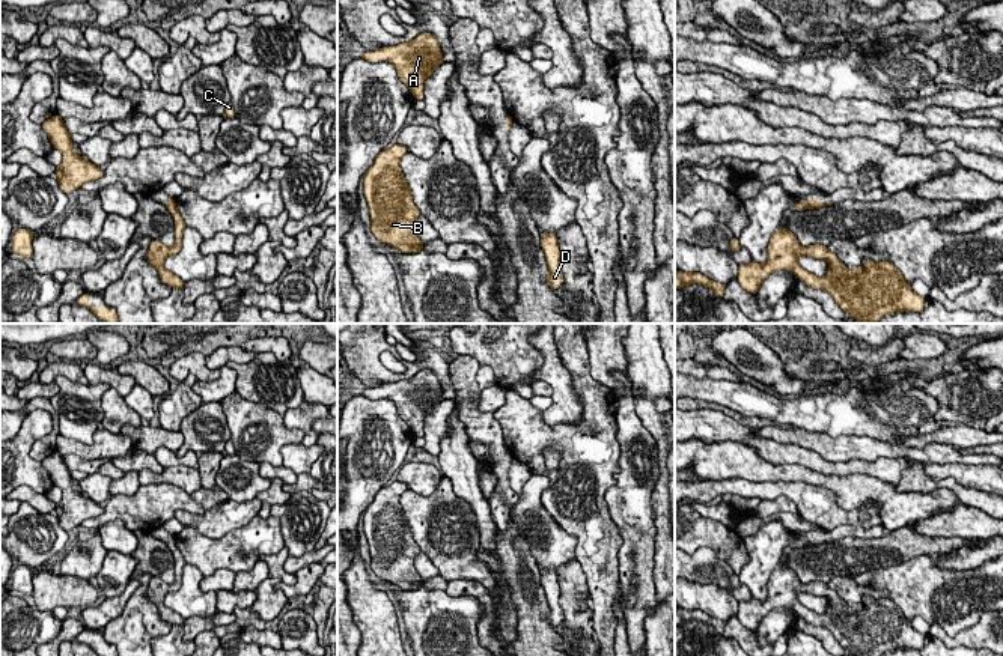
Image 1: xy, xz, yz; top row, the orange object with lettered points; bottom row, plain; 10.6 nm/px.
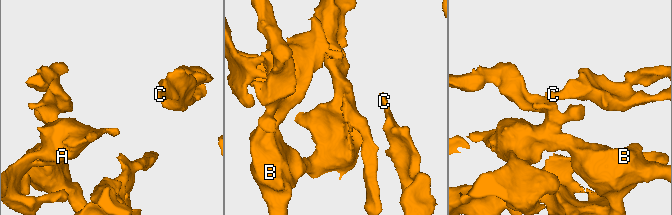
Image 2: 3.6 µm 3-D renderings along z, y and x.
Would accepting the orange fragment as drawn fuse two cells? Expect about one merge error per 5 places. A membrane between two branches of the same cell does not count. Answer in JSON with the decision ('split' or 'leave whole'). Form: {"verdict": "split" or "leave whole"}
{"verdict": "leave whole"}

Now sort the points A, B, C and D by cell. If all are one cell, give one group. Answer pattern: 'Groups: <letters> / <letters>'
Groups: A B C D

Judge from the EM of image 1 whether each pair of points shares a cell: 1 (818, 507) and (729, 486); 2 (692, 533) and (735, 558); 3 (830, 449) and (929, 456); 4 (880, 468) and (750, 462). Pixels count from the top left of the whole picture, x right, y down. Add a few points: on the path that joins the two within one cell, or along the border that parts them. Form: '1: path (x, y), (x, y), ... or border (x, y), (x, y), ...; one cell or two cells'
1: path (795, 491), (752, 489); one cell
2: path (702, 533), (710, 533), (725, 548); one cell
3: path (854, 449), (905, 452); one cell
4: border (743, 444), (773, 464), (807, 468); two cells

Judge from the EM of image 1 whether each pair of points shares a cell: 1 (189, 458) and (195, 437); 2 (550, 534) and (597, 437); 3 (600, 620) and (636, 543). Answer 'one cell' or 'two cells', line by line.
1: two cells
2: two cells
3: two cells

